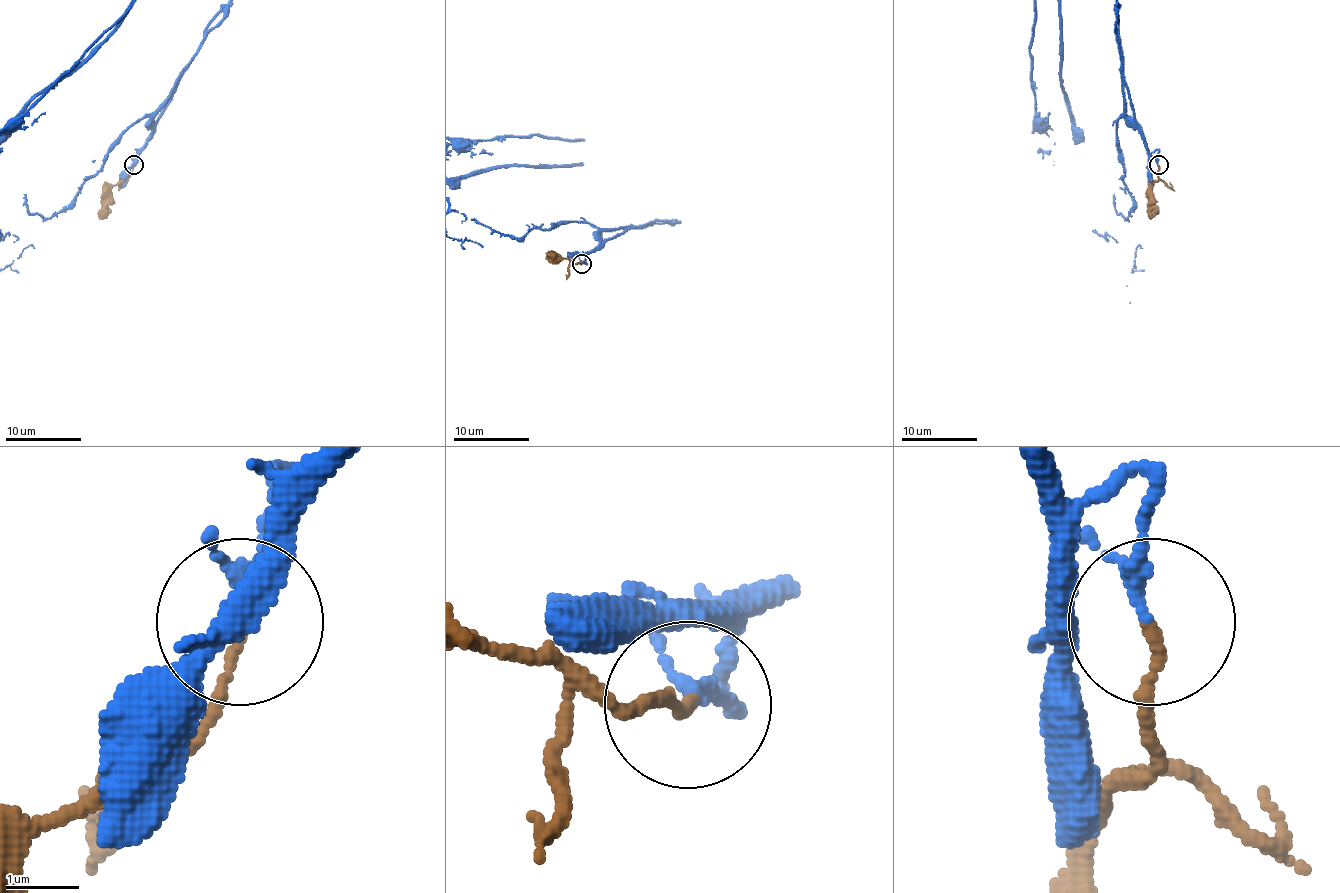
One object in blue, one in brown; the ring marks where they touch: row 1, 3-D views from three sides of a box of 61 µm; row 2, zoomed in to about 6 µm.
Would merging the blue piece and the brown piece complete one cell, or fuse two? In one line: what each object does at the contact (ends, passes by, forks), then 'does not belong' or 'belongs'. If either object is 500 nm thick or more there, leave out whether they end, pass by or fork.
blue passes by | brown ends | belongs

